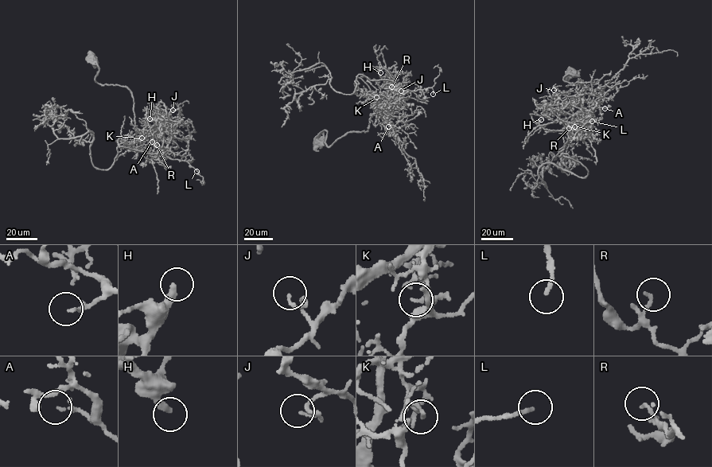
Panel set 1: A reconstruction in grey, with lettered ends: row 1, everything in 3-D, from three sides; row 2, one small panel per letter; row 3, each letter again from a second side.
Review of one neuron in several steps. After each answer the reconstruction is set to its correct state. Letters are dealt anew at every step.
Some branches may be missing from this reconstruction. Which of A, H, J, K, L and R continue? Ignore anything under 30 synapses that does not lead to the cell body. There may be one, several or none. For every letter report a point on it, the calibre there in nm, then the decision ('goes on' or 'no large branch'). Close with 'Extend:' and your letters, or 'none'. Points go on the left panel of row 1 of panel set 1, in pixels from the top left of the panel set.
A: place (152, 142); calibre 150 nm; no large branch
H: place (149, 118); calibre 320 nm; no large branch
J: place (173, 110); calibre 100 nm; no large branch
K: place (142, 138); calibre 100 nm; no large branch
L: place (196, 171); calibre 170 nm; no large branch
R: place (157, 145); calibre 110 nm; no large branch
Extend: none

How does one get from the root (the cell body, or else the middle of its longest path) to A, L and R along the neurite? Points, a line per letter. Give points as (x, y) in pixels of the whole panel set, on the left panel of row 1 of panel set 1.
A: (91, 58), (95, 58), (99, 70), (95, 81), (127, 87), (134, 103), (135, 130), (151, 137), (152, 142)
L: (91, 58), (99, 70), (95, 81), (129, 89), (135, 130), (157, 136), (162, 153), (186, 161), (196, 171)
R: (91, 58), (99, 70), (95, 81), (127, 87), (134, 103), (135, 130), (157, 136), (165, 154), (157, 145)

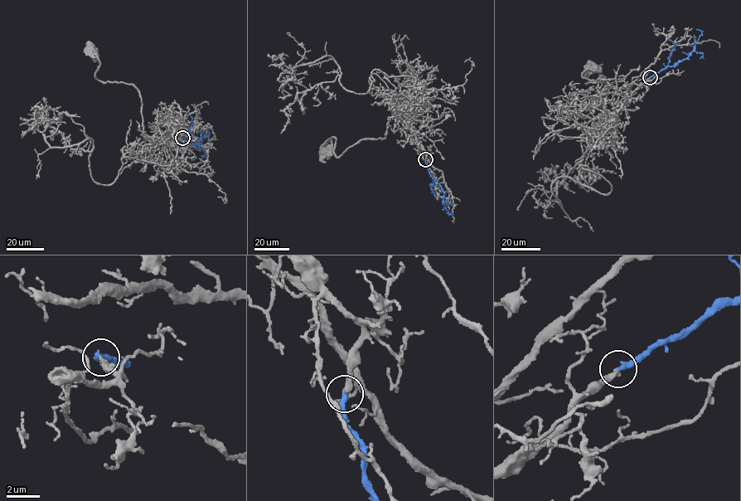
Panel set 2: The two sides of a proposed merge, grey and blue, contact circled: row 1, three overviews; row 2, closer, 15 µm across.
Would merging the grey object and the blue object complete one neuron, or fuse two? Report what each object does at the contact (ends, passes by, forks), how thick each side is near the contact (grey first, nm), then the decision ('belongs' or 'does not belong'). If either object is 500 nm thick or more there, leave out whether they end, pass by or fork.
grey ends | blue ends | 300/300 nm | belongs

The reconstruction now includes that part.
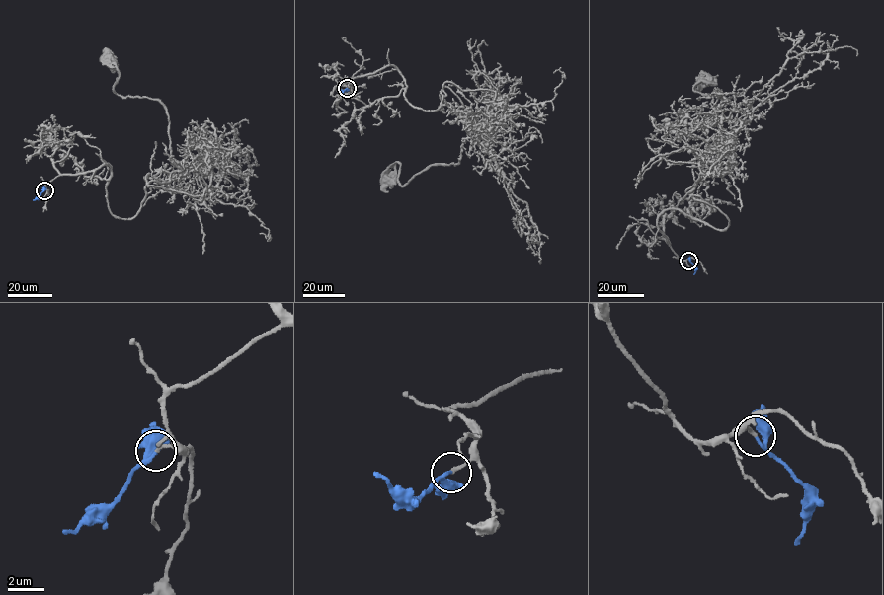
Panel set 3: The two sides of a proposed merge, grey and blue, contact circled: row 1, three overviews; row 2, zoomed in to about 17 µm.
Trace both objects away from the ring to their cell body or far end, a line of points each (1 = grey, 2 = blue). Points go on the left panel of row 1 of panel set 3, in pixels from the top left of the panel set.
1: (44, 190), (109, 165), (108, 207), (131, 219), (146, 175), (182, 174), (162, 104), (117, 94), (109, 58)
2: (44, 190), (33, 200)

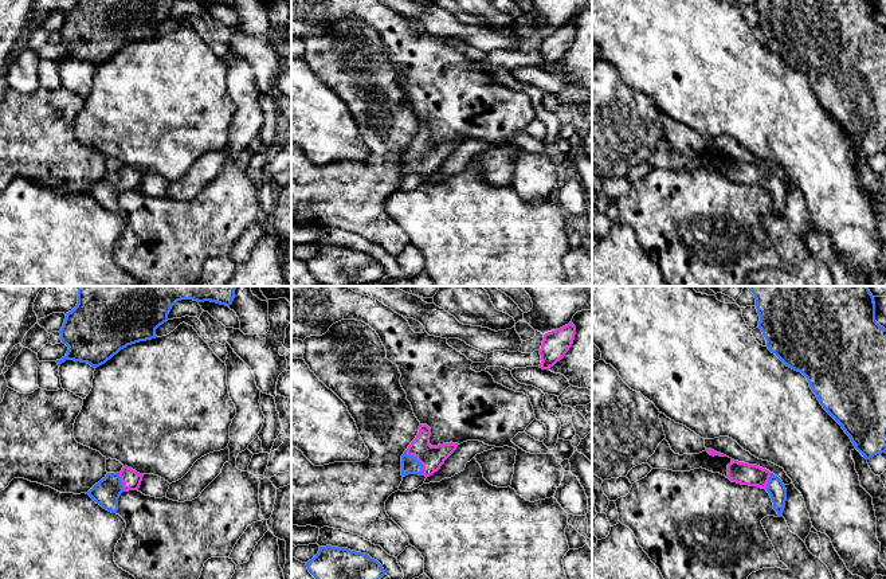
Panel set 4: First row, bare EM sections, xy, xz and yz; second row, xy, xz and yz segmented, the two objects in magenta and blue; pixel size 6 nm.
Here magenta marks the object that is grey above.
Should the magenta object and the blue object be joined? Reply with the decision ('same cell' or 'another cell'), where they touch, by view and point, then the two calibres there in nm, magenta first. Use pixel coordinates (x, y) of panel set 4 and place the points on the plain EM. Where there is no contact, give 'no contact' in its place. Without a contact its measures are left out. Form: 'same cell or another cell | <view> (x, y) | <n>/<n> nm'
same cell | xz (418, 159) | 140/110 nm

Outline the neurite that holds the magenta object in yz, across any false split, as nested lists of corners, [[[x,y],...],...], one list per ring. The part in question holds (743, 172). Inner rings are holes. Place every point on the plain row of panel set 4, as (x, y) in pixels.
[[[732,159],[728,164],[728,177],[732,181],[741,184],[765,188],[772,197],[773,208],[777,211],[779,216],[783,216],[787,200],[787,188],[777,175],[757,164],[749,164]]]

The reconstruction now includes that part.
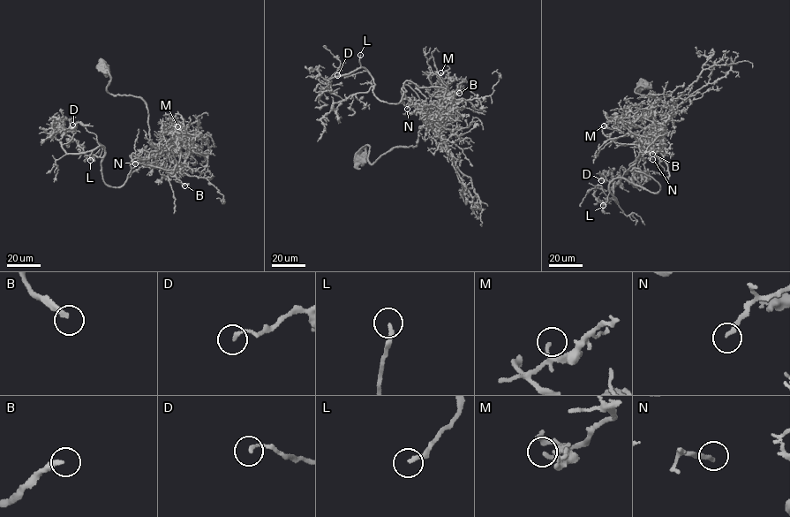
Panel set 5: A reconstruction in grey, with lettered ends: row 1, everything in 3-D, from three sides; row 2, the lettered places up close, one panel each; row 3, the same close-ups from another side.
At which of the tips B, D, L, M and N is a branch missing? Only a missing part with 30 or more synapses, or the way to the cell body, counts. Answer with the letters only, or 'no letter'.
B, L

